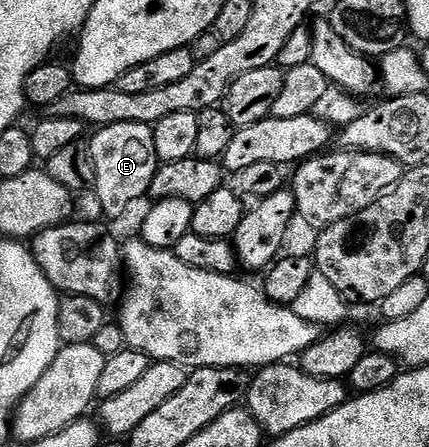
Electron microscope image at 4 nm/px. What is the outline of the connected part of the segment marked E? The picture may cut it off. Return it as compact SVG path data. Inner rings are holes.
M111 124L100 127L94 138L88 139L95 168L95 195L101 210L109 218L121 218L137 201L148 195L157 175L153 126L147 124Z

